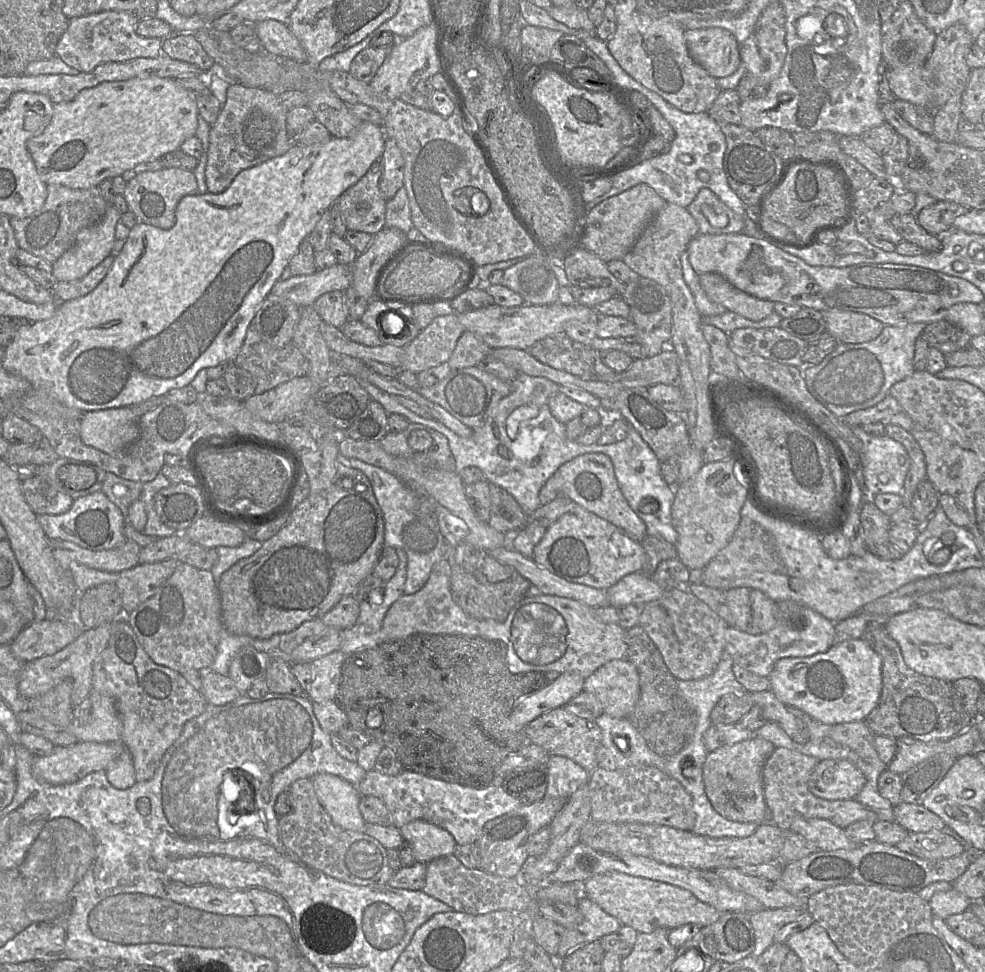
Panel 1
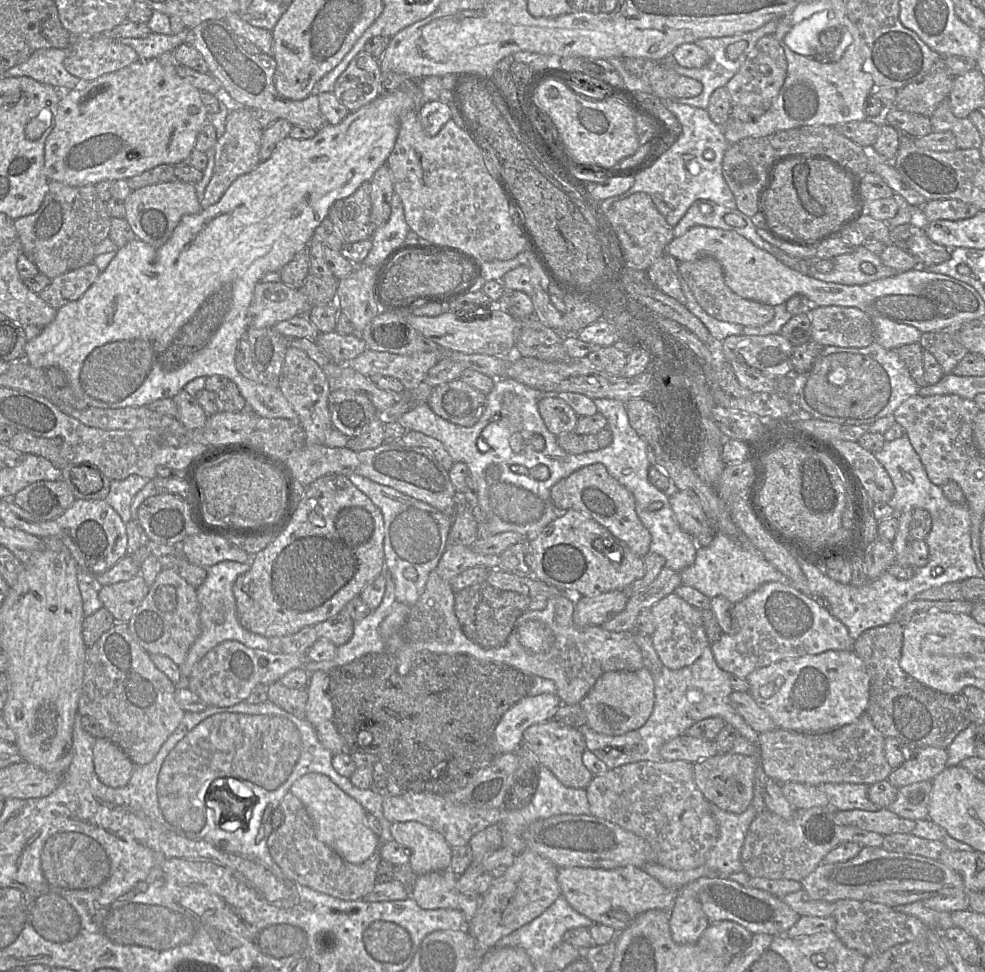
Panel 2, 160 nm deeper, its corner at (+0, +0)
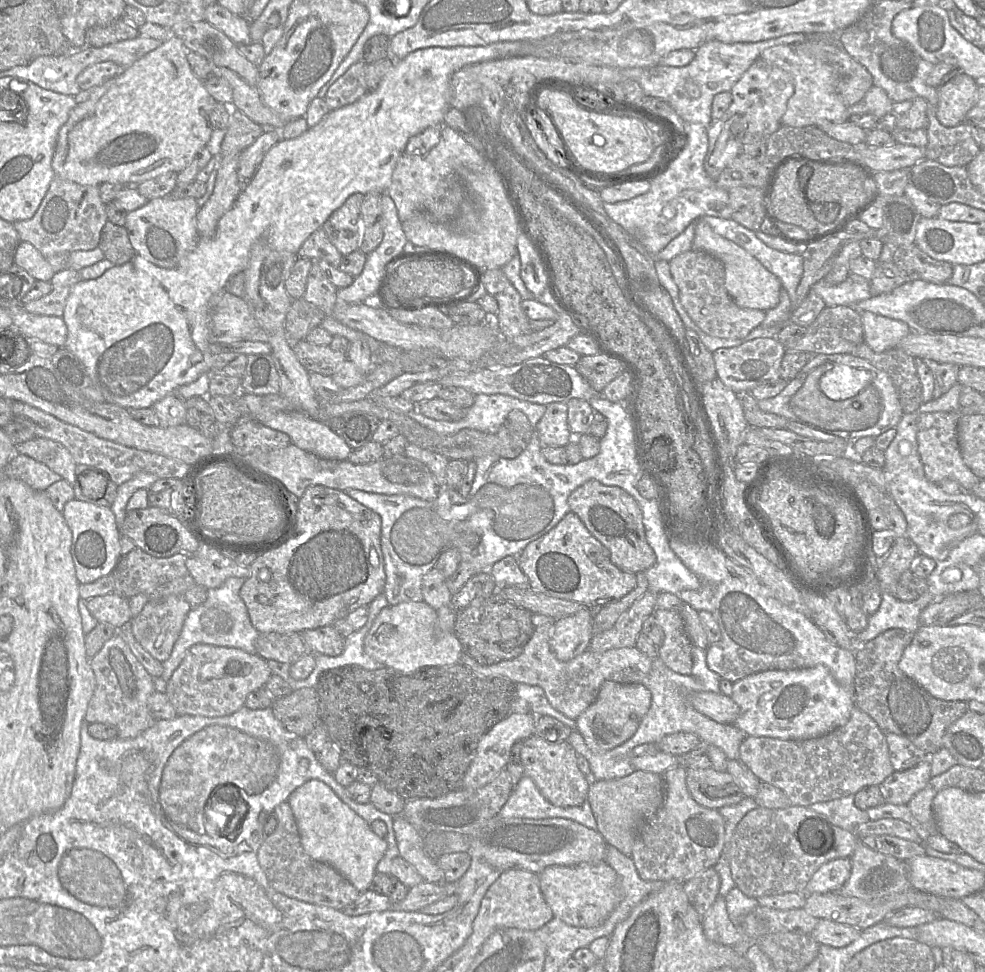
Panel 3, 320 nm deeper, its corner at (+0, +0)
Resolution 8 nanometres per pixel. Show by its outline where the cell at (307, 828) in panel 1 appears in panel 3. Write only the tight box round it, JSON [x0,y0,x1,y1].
[257,801,361,910]

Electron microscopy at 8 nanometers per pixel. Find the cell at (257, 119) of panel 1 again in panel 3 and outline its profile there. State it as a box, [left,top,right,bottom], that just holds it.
[197,155,244,237]

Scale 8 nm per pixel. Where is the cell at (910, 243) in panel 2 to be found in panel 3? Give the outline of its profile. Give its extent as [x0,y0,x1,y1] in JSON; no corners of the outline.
[893,243,953,284]

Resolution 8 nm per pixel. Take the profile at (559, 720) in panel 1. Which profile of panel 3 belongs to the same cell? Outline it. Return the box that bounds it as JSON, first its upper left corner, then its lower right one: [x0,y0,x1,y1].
[520,735,591,807]

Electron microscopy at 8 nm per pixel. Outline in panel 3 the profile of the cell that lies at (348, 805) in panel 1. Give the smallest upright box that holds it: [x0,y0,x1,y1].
[287,779,387,892]

